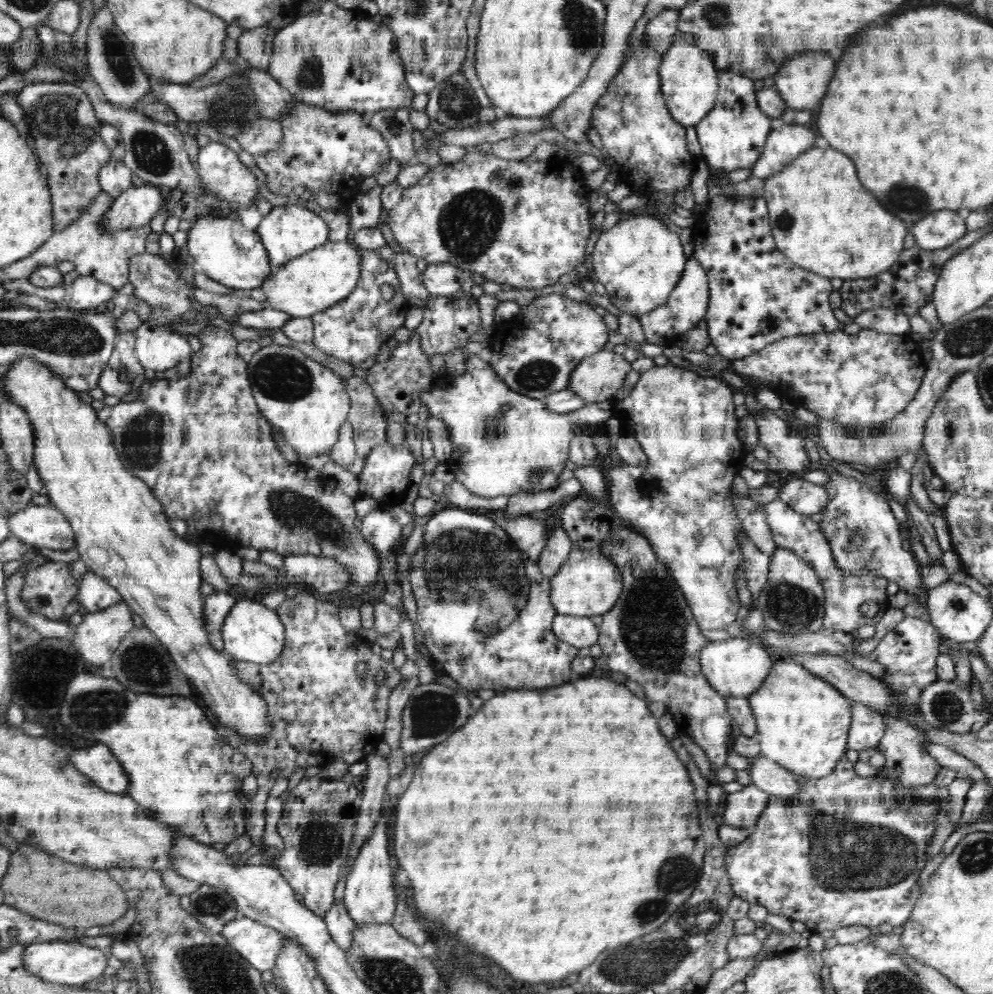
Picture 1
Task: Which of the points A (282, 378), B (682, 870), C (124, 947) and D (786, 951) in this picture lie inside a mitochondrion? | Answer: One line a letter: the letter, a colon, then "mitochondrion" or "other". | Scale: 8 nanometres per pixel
A: mitochondrion
B: mitochondrion
C: other
D: other

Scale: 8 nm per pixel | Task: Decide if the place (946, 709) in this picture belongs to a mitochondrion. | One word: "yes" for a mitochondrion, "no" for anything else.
yes

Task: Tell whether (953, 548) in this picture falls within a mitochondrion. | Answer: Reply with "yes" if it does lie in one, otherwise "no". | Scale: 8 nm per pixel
no

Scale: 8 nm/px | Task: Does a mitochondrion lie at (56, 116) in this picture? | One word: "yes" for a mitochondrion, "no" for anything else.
yes

